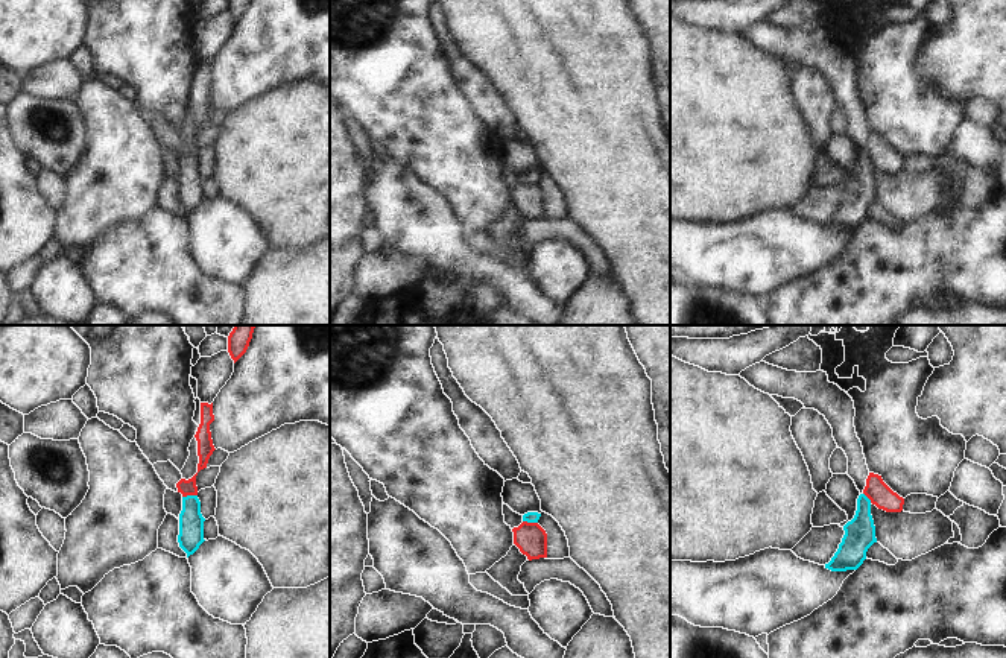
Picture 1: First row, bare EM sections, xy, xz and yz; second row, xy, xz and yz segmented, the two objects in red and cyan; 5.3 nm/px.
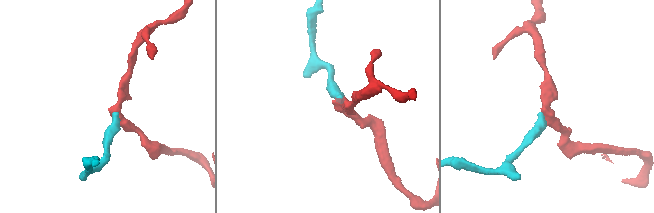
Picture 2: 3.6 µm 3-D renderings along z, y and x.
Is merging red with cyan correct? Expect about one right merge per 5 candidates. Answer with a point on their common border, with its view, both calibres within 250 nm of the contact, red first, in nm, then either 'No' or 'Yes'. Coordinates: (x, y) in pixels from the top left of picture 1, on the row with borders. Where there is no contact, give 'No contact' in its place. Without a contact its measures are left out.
Touches red at xy (189, 494). Thickness 80 nm (red) against 130 nm. No.

